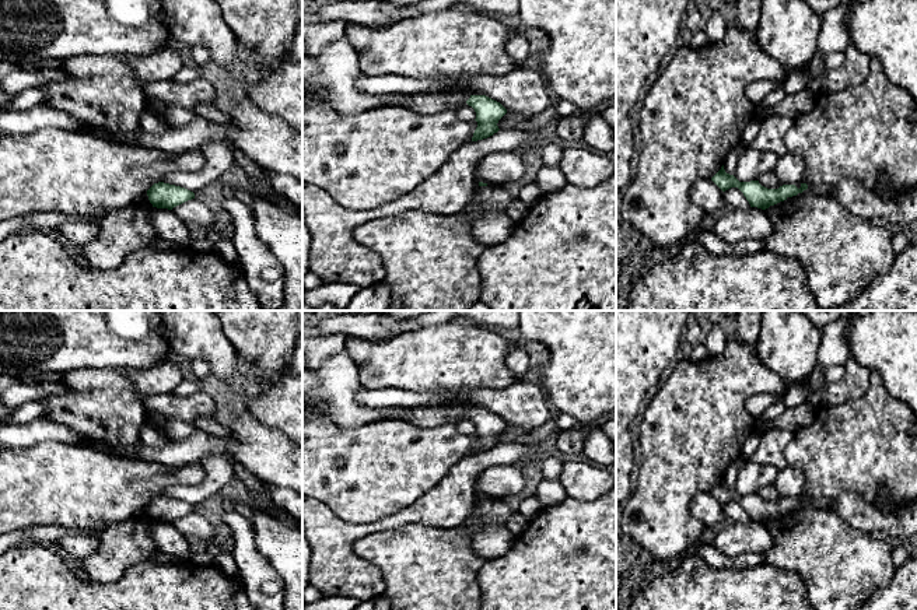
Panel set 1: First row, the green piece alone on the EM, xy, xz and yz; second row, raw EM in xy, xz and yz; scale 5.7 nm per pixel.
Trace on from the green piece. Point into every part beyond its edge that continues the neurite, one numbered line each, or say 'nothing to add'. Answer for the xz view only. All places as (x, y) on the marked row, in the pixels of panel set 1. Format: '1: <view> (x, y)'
1: xz (422, 102)

